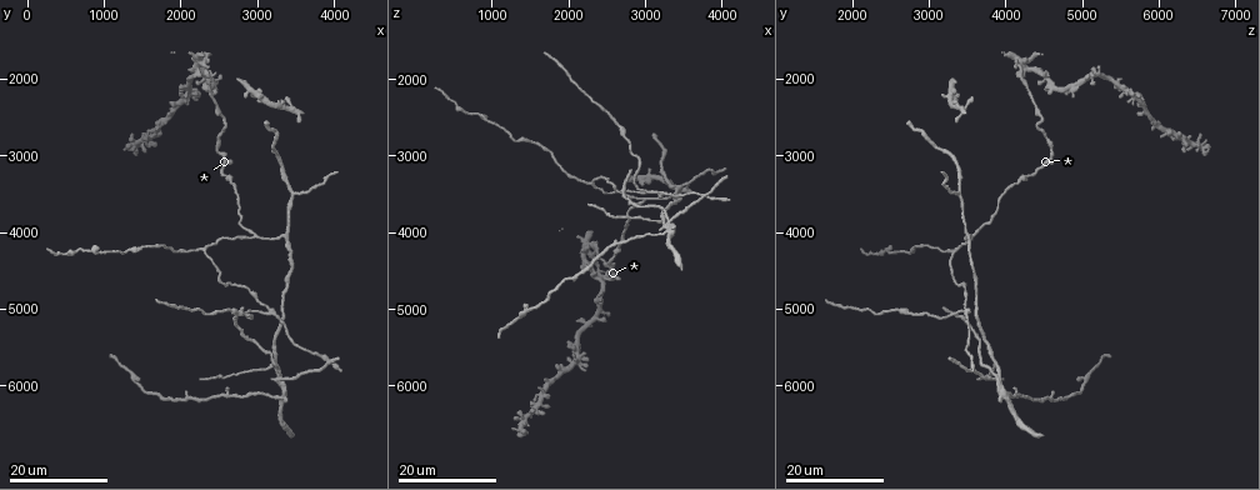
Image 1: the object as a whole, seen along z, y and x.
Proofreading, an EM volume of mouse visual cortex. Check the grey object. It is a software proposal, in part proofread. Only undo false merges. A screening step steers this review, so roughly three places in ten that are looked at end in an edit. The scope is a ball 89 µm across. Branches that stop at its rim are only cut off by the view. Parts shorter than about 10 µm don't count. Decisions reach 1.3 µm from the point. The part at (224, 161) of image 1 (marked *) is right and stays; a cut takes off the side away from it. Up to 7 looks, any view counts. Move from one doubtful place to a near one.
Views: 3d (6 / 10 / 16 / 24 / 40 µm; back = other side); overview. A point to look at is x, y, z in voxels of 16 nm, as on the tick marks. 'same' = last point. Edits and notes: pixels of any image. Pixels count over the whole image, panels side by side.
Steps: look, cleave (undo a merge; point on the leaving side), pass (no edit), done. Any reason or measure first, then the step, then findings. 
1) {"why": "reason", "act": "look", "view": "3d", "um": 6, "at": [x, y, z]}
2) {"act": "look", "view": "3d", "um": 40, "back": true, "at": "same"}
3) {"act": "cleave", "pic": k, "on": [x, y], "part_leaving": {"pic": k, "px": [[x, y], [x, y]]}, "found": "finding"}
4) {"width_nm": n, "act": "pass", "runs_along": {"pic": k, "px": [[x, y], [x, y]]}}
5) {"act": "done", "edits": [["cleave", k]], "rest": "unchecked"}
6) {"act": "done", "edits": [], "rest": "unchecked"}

{"why": "three arms meet", "act": "look", "view": "3d", "um": 16, "at": [2950, 4100, 3550]}

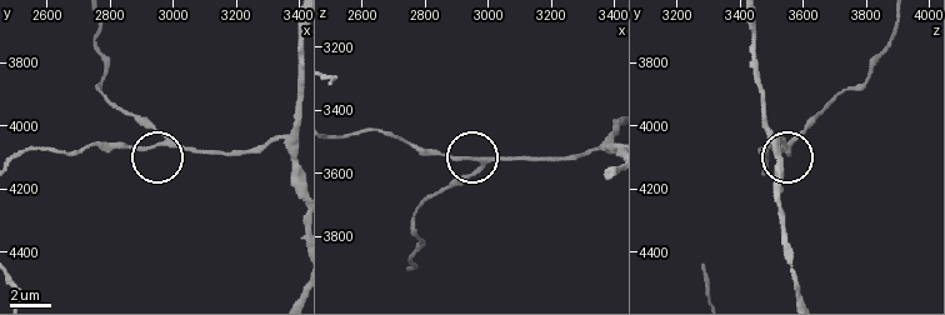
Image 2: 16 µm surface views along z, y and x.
{"act": "look", "view": "3d", "um": 6, "at": [2980, 4050, 3550]}

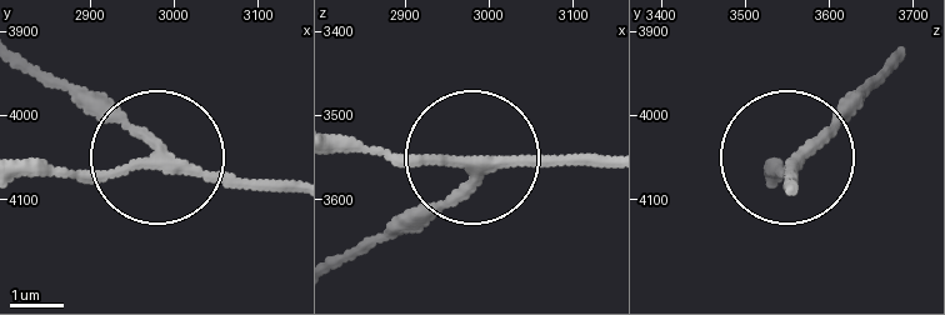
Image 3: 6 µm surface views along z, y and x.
{"width_nm": 200, "act": "pass", "found": "continuous, no second neuron"}

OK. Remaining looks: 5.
{"why": "arms part here", "act": "look", "view": "3d", "um": 16, "at": [3400, 4000, 3500]}

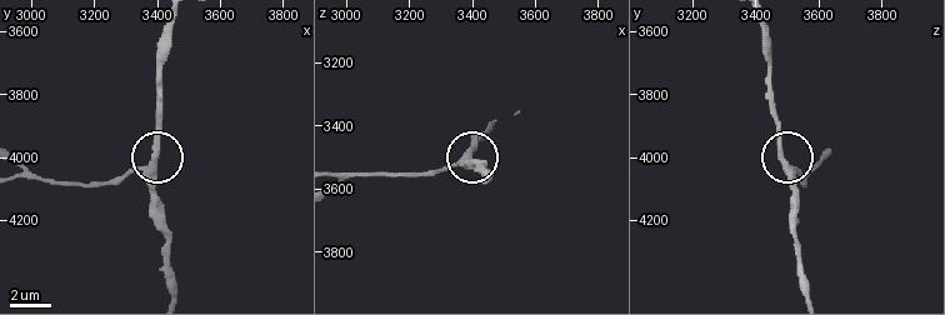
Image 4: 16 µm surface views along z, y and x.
{"why": "zoom in", "act": "look", "view": "3d", "um": 10, "at": [3400, 4040, 3500]}

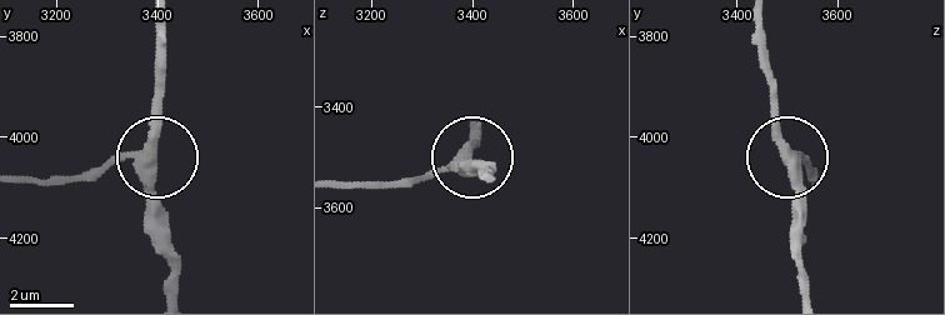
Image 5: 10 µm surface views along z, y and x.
{"act": "look", "view": "3d", "um": 10, "back": true, "at": [3395, 4040, 3500]}

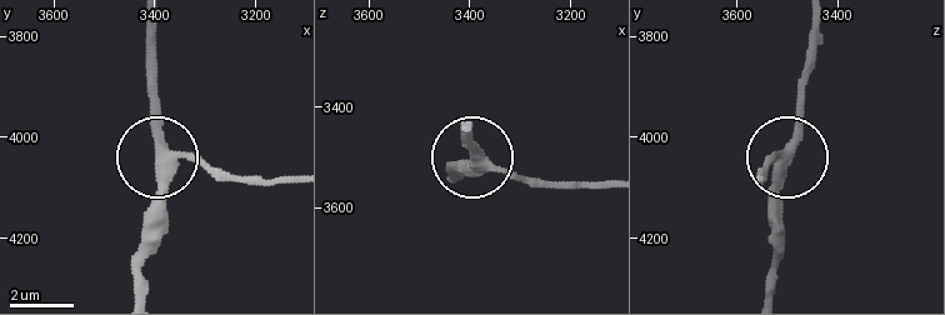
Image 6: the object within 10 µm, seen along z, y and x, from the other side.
{"arms": 3, "act": "pass", "found": "continuous, no second neuron"}

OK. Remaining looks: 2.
{"why": "three arms meet", "act": "look", "view": "3d", "um": 24, "at": [2300, 4200, 3350]}

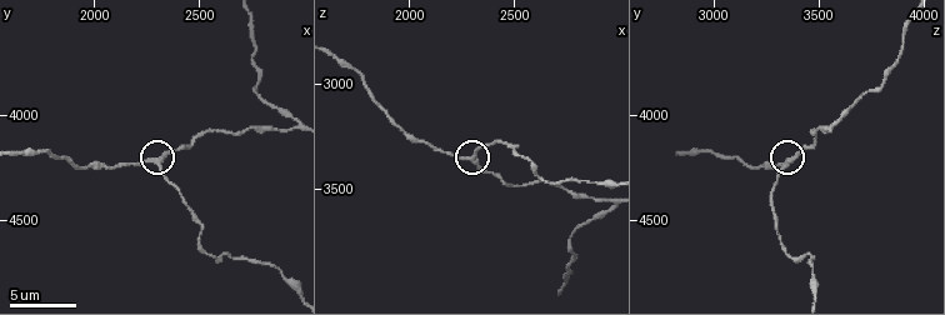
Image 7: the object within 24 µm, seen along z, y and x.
{"act": "look", "view": "3d", "um": 6, "at": [2280, 4210, 3360]}

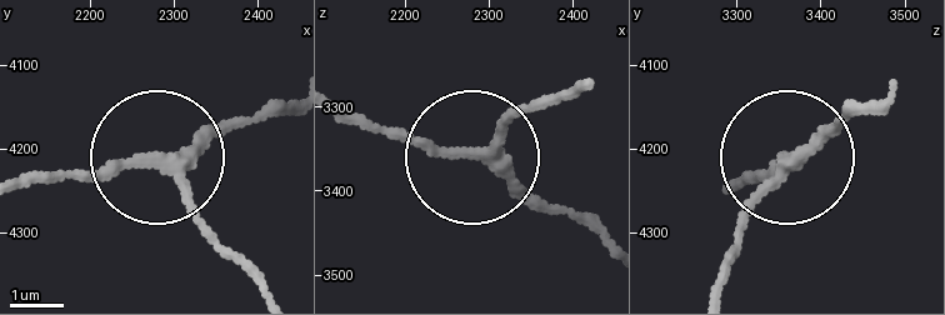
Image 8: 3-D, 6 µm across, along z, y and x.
{"act": "pass", "runs_along": {"pic": 8, "px": [[608, 246], [474, 156], [393, 125], [344, 125]]}, "found": "all the same neuron"}

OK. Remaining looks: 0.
{"act": "done", "edits": [], "rest": "unchecked"}

